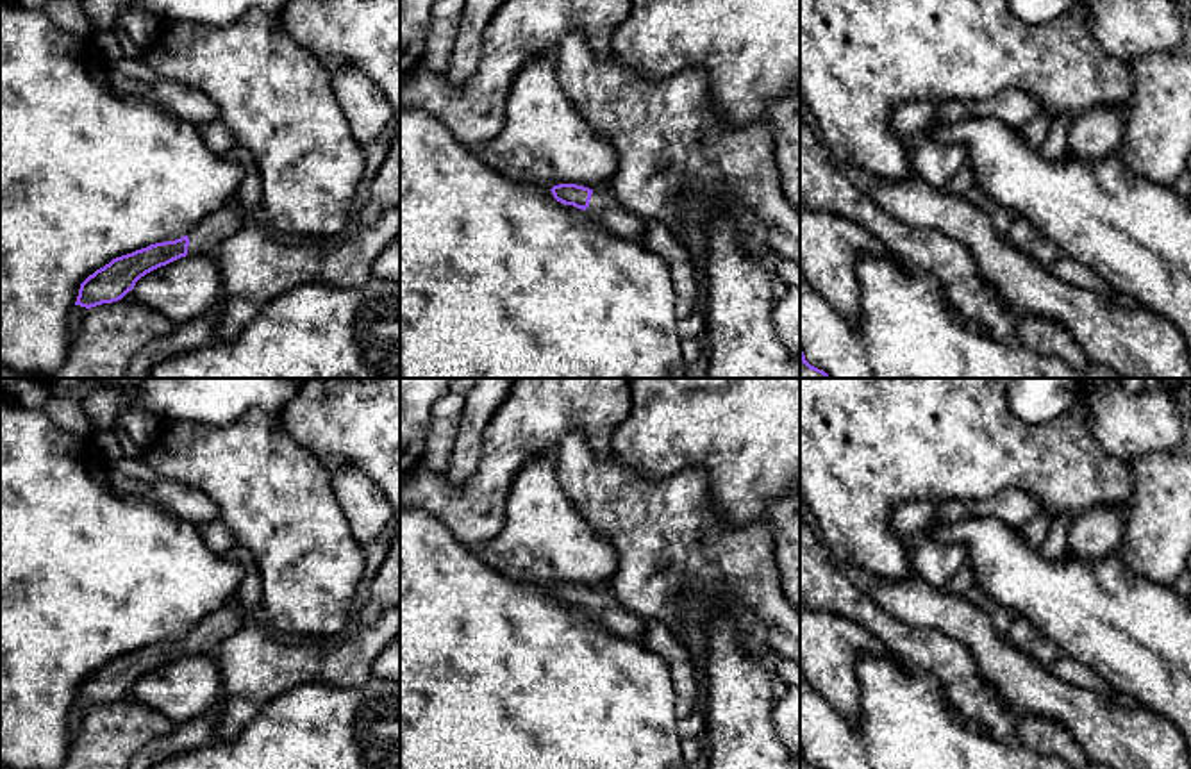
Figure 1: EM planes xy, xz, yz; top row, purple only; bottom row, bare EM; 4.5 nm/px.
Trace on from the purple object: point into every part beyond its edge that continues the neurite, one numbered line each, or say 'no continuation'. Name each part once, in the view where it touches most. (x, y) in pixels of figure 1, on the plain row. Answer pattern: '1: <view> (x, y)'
1: xz (606, 611)

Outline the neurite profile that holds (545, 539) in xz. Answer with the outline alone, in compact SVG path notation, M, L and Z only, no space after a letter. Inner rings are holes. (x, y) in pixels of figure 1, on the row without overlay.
M536 455L518 471L509 489L502 532L470 550L512 580L550 585L577 583L589 589L611 589L620 566L611 542L580 516L562 491L554 455Z

